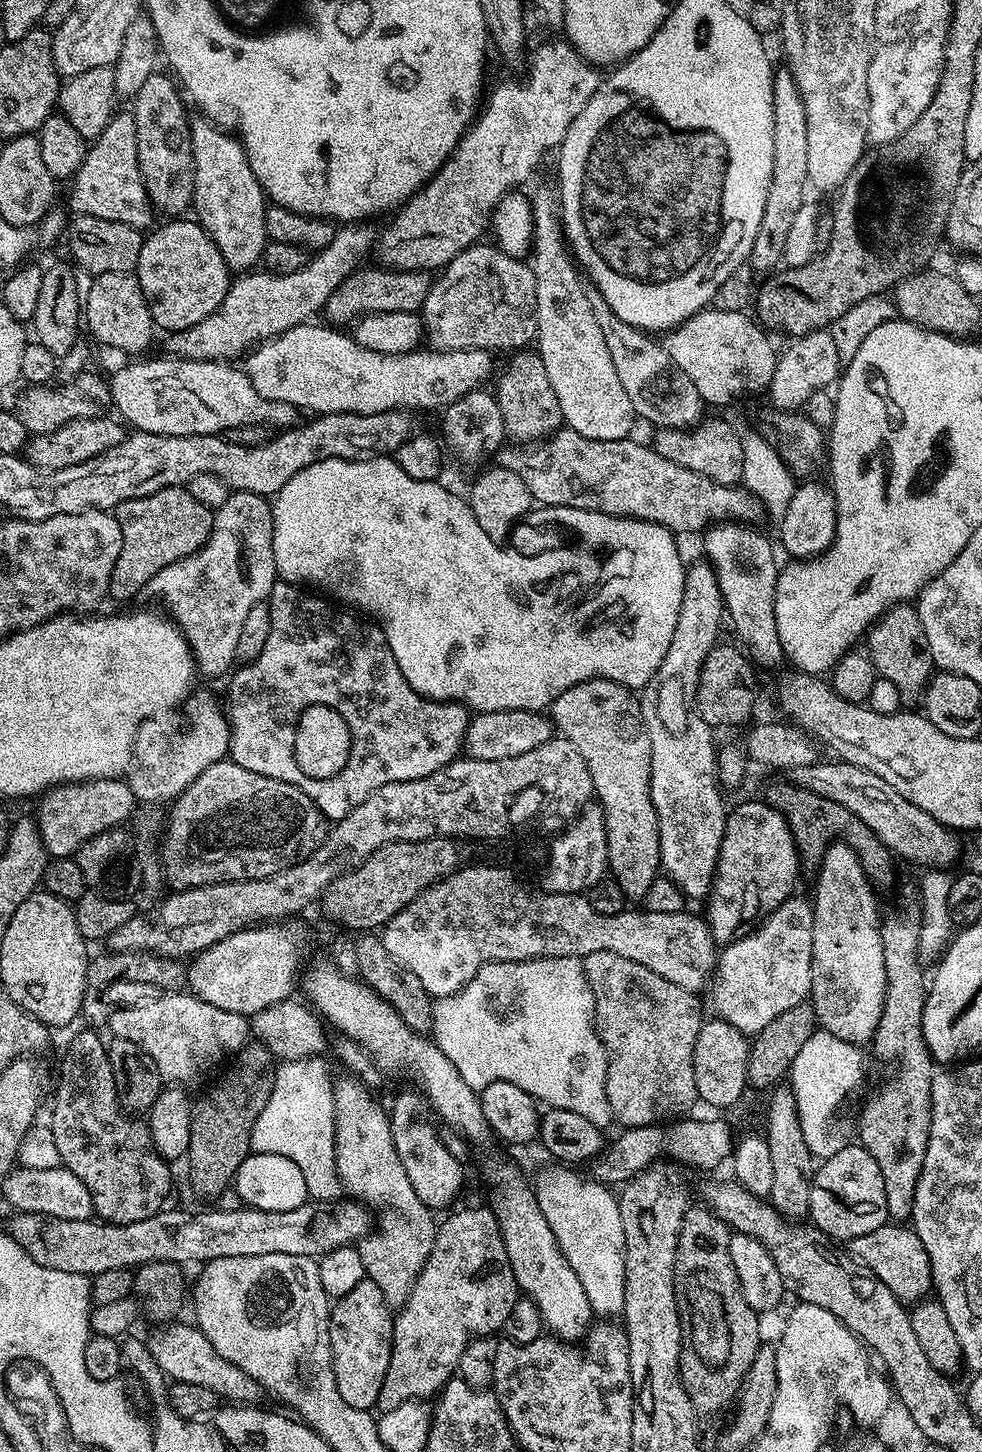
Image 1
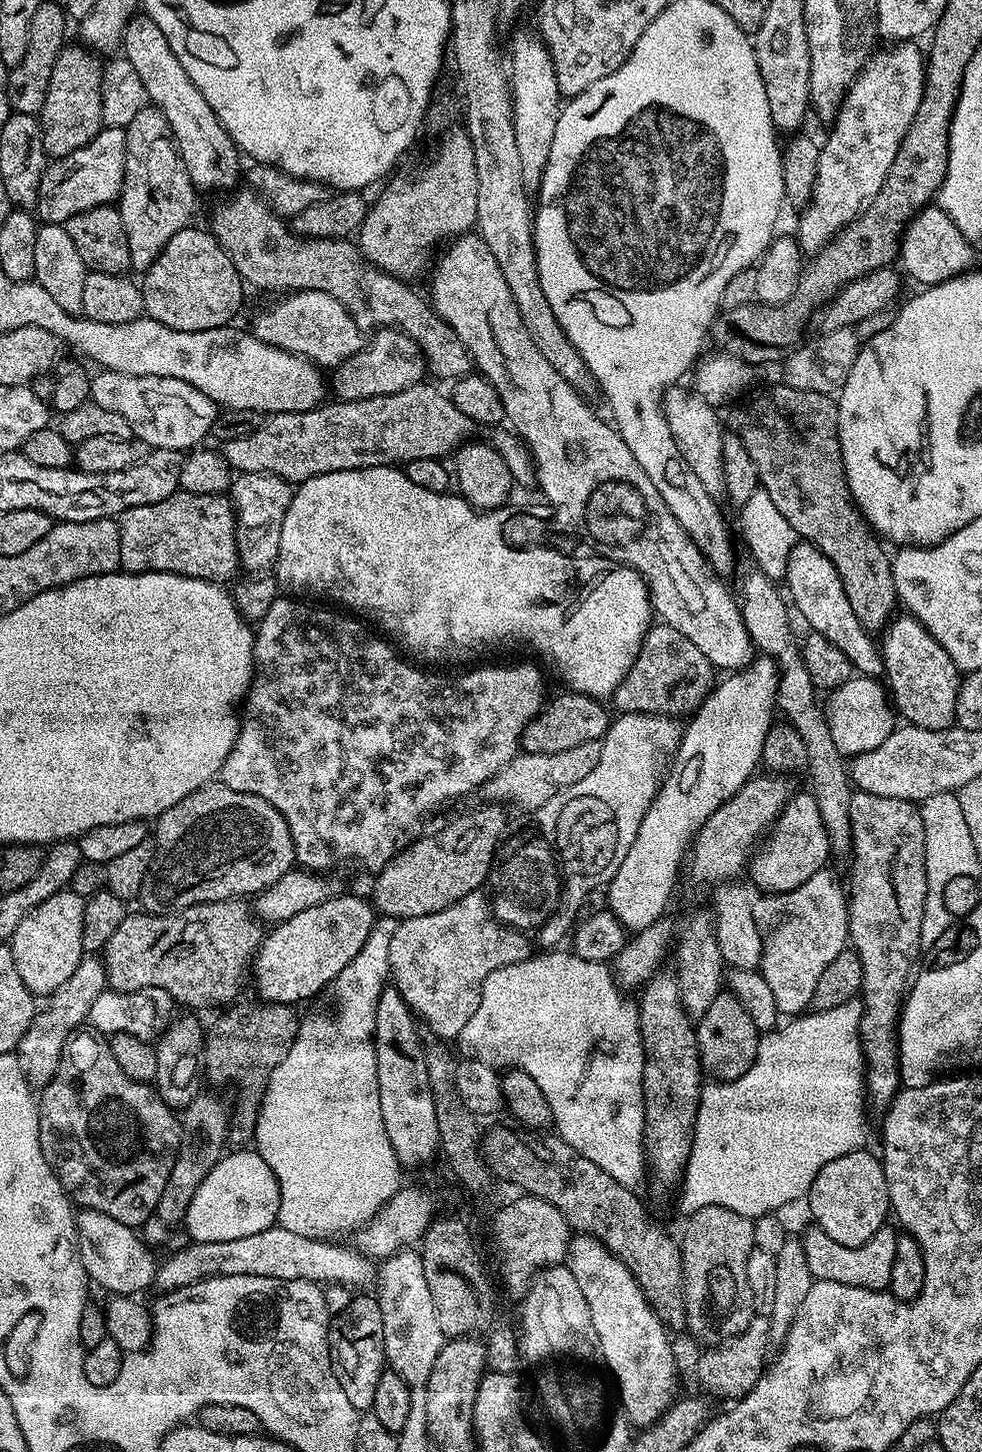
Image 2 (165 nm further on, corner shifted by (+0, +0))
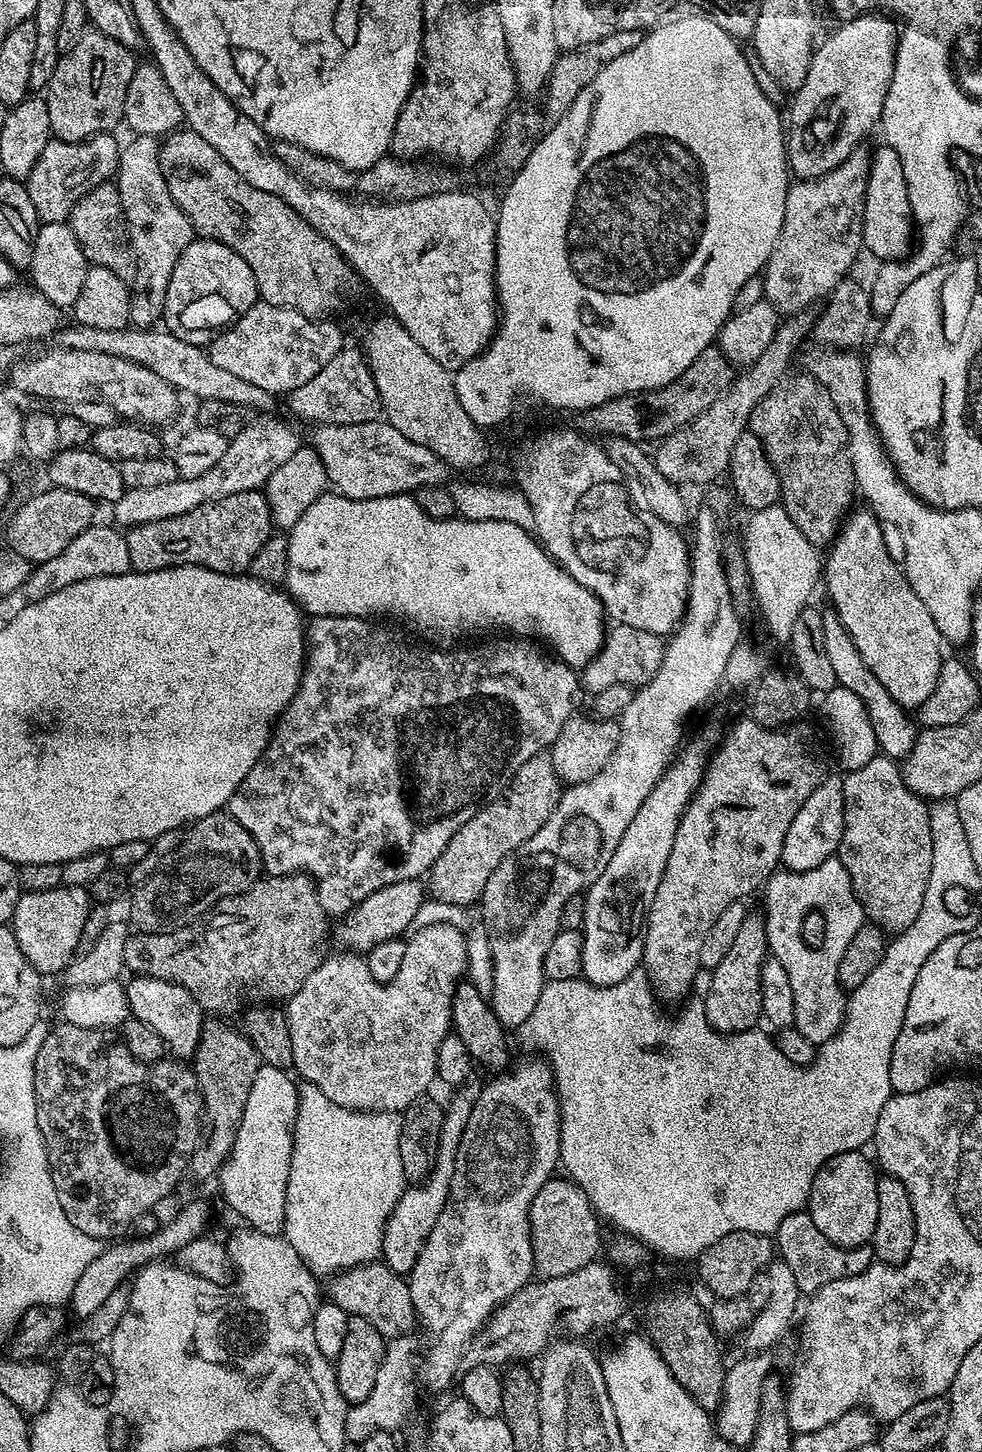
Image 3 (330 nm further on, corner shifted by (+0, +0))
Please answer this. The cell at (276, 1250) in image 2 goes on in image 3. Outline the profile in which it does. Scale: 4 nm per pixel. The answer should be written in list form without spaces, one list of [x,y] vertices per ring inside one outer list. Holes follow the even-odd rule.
[[[373,1262],[370,1264],[359,1264],[357,1268],[345,1268],[344,1271],[335,1273],[327,1281],[327,1284],[327,1299],[331,1303],[342,1306],[342,1310],[346,1310],[349,1317],[370,1322],[370,1326],[374,1326],[374,1330],[378,1330],[378,1334],[382,1334],[385,1341],[396,1340],[399,1336],[406,1336],[417,1331],[418,1317],[414,1310],[414,1302],[410,1298],[407,1279],[403,1275],[390,1270],[387,1264]]]

